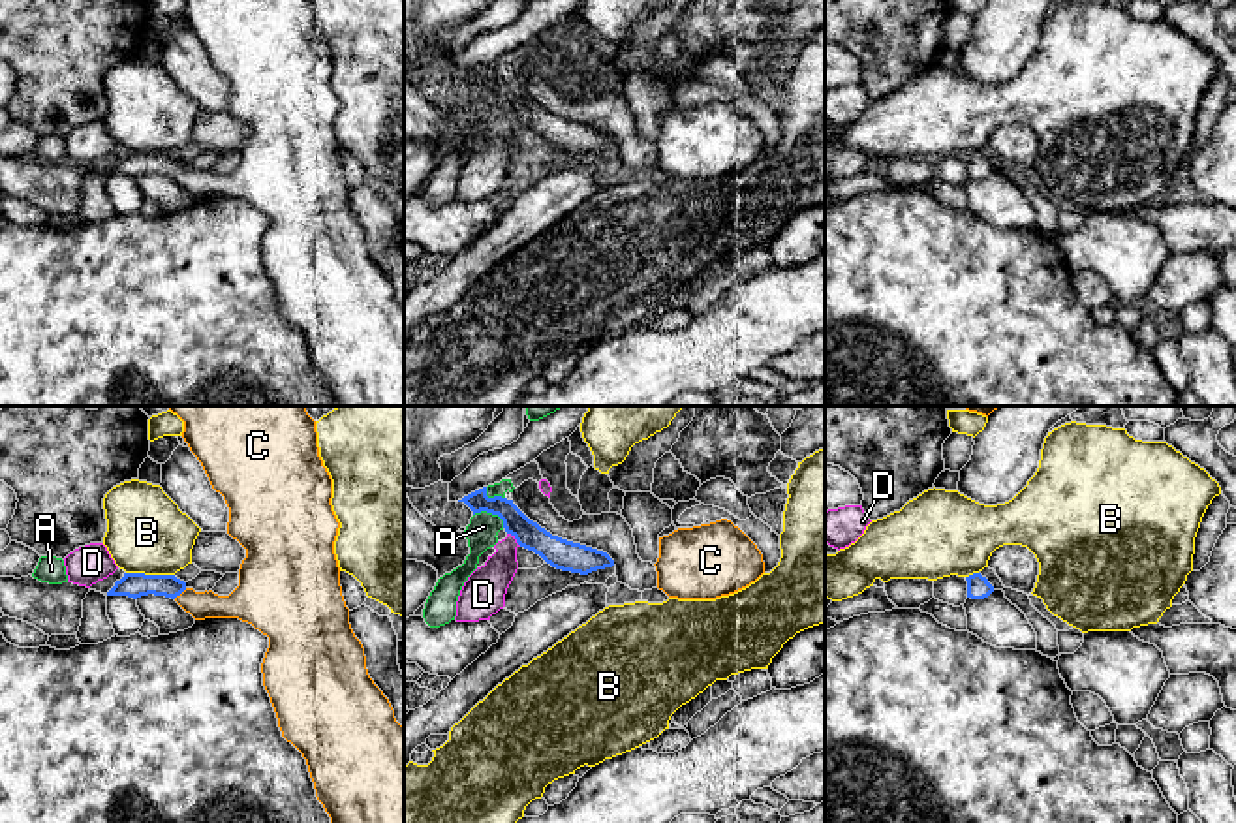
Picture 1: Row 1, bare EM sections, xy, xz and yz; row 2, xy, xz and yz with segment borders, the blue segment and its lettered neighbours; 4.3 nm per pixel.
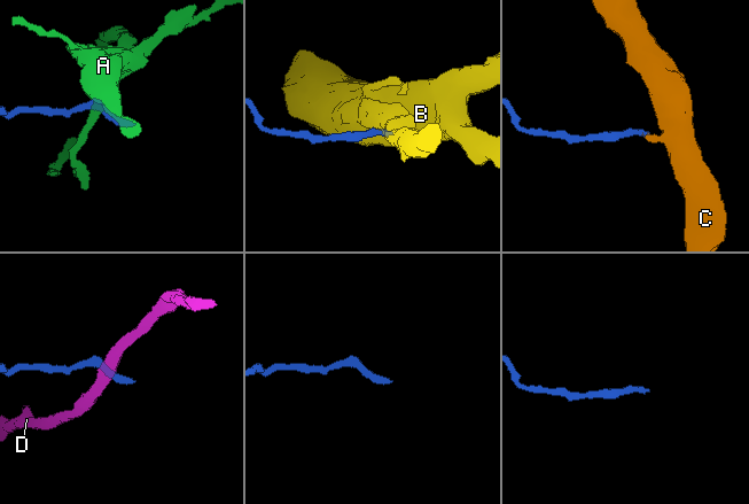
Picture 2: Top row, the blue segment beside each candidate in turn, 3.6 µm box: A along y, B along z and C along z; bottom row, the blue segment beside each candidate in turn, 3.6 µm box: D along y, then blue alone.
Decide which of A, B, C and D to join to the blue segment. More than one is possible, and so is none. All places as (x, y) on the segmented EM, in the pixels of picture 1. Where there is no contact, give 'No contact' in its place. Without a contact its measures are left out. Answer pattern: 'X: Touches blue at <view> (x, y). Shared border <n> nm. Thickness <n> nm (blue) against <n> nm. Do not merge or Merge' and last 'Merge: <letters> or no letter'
A: Touches blue at xz (491, 512). Shared border 150 nm. Thickness 120 nm (blue) against 130 nm. Do not merge
B: Touches blue at xy (151, 575). Shared border 200 nm. Thickness 110 nm (blue) against 340 nm. Do not merge
C: Touches blue at xy (179, 594). Shared border 80 nm. Thickness 110 nm (blue) against 120 nm. Merge
D: Touches blue at xz (515, 538). Shared border 90 nm. Thickness 130 nm (blue) against 170 nm. Do not merge
Merge: C

